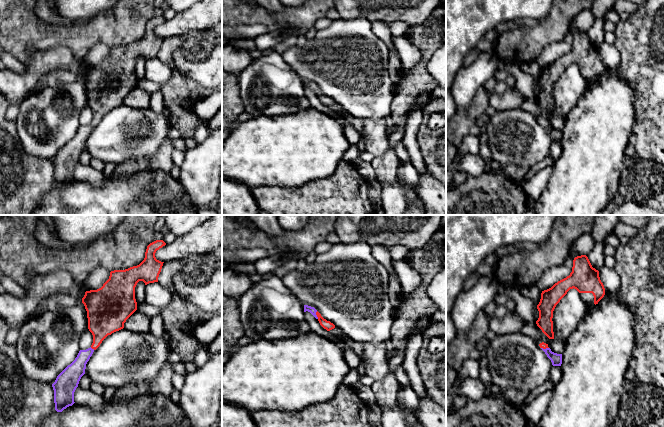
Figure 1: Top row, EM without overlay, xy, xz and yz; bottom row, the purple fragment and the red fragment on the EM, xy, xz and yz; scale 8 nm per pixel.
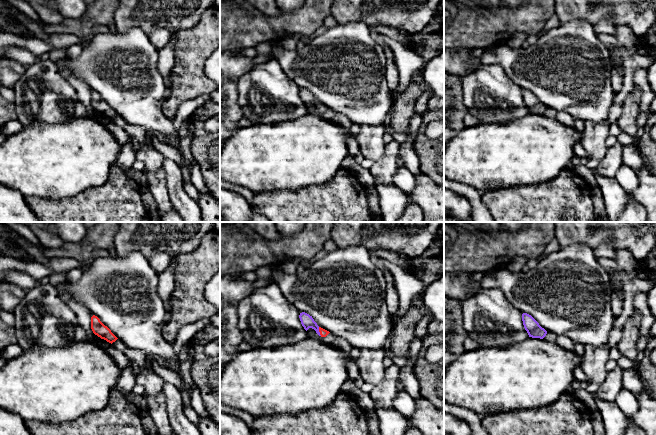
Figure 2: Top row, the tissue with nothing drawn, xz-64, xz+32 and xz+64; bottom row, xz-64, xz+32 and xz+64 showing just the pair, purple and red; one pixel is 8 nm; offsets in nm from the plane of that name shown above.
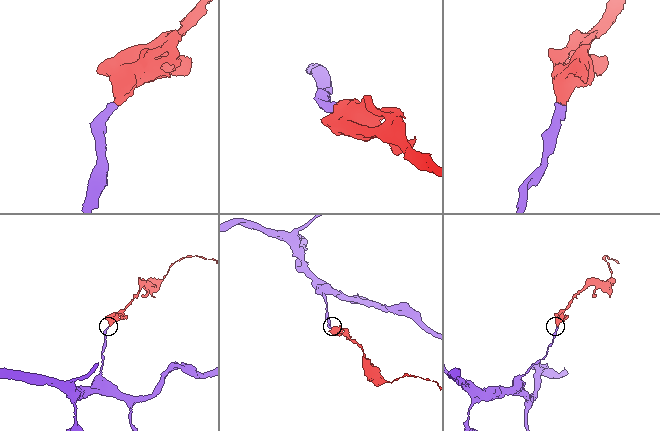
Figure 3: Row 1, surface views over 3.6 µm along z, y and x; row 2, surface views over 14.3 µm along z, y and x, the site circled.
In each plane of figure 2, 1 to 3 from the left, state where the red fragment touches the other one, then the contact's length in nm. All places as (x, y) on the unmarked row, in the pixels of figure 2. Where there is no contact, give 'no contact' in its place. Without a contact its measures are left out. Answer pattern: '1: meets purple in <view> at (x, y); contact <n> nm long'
1: no contact
2: meets purple in xz+32 at (318, 107); contact 80 nm long
3: no contact

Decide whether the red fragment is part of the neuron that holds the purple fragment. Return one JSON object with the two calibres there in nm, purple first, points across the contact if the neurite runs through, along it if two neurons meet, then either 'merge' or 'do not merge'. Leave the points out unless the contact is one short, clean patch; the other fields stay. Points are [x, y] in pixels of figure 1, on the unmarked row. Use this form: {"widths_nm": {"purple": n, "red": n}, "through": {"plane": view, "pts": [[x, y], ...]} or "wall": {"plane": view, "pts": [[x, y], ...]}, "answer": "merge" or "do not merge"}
{"widths_nm": {"purple": 60, "red": 70}, "through": {"plane": "xz", "pts": [[312, 86], [316, 91], [327, 101]]}, "answer": "merge"}

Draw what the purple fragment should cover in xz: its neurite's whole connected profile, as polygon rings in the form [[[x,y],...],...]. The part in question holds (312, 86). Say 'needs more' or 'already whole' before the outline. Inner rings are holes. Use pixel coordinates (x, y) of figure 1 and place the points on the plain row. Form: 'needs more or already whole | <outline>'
needs more | [[[304,81],[304,88],[306,87],[310,88],[319,97],[320,101],[327,107],[330,107],[335,104],[335,101],[330,97],[324,95],[314,83]]]

